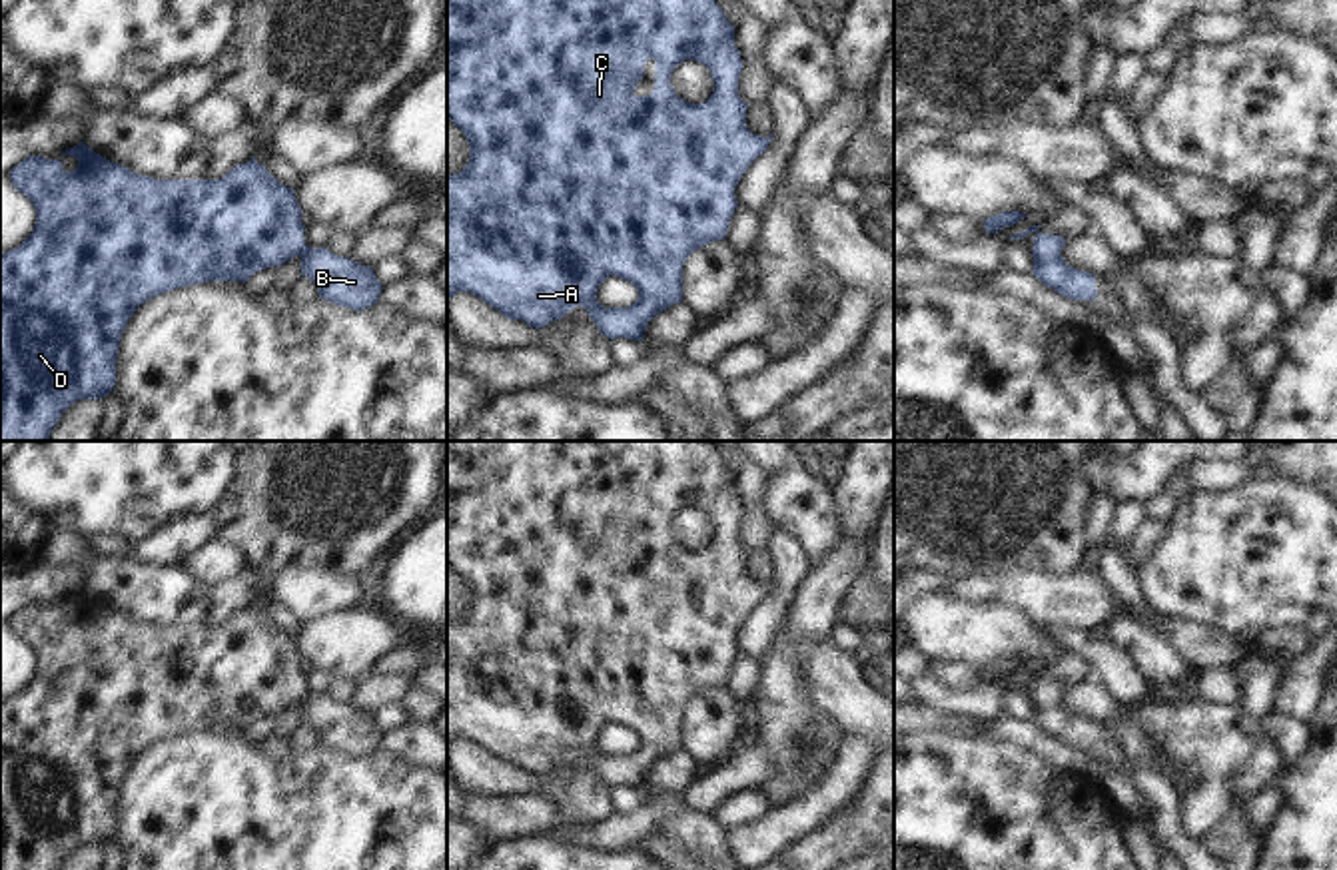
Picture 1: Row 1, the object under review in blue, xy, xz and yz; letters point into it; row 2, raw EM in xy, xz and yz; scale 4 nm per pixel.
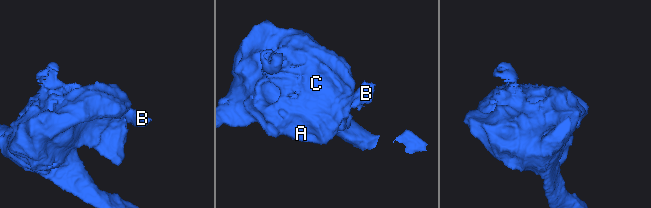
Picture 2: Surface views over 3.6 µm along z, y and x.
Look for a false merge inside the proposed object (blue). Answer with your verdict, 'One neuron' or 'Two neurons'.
One neuron.

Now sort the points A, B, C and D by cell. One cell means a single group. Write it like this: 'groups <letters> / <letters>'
groups A B C D

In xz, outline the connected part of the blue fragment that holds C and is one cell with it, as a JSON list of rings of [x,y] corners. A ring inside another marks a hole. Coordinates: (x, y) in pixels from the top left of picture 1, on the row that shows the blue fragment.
[[[447,0],[447,118],[469,142],[469,162],[459,174],[447,176],[447,301],[457,291],[469,291],[501,311],[507,319],[521,319],[539,329],[577,305],[589,311],[599,331],[609,339],[641,341],[649,321],[682,301],[682,265],[688,255],[716,239],[724,239],[730,218],[738,208],[734,190],[748,166],[772,142],[746,128],[748,104],[738,96],[742,58],[734,46],[734,26],[724,18],[716,0]],[[655,60],[655,90],[635,96],[643,66]],[[684,60],[696,60],[710,70],[714,82],[706,102],[690,104],[676,96],[670,74]],[[617,275],[631,281],[639,299],[629,307],[603,307],[597,301],[599,285]]]

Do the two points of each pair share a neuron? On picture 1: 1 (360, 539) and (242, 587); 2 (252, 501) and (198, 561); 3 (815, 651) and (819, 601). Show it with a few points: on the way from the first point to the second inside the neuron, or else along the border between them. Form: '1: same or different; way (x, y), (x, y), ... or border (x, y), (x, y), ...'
1: different; border (248, 567), (256, 573)
2: different; border (214, 537), (232, 543), (244, 555), (248, 567)
3: different; border (787, 613), (787, 629), (793, 635), (827, 635)

